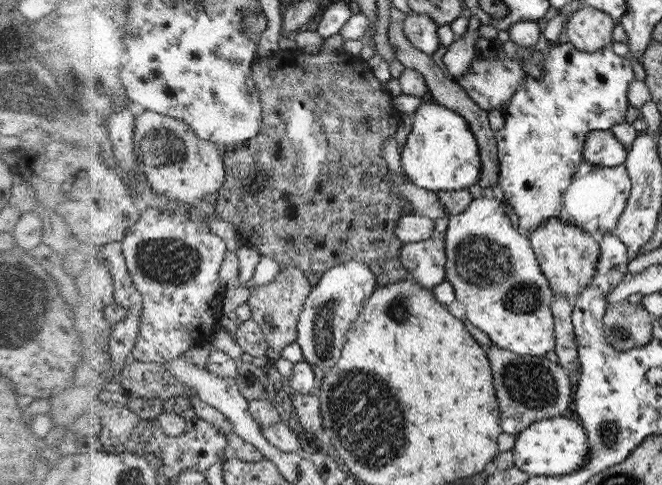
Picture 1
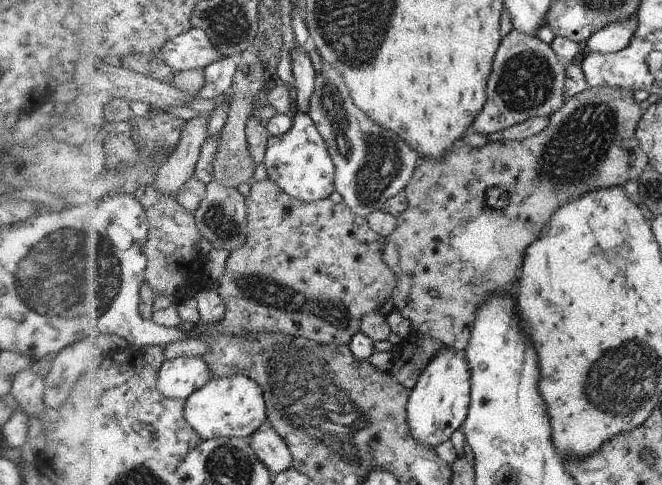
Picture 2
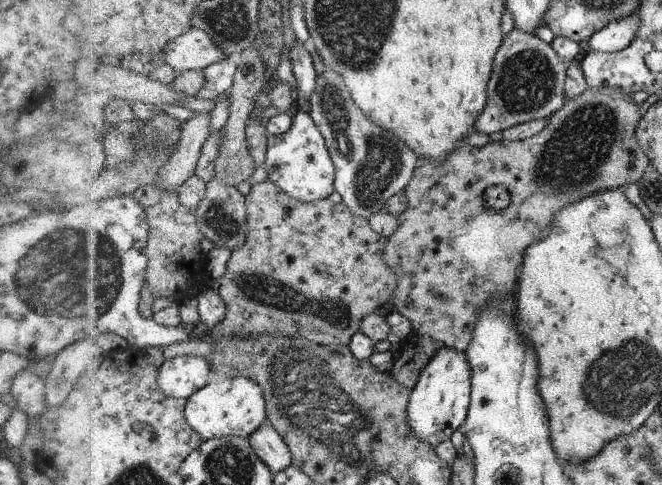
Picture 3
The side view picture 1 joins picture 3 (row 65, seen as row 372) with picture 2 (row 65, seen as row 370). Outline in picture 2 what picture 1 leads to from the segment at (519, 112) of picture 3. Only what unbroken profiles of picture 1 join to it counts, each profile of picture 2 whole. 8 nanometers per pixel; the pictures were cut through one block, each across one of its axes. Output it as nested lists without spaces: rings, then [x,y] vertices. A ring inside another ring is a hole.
[[[512,29],[498,47],[493,60],[493,74],[489,76],[488,98],[481,114],[474,119],[473,129],[479,134],[490,134],[506,130],[518,123],[534,117],[548,117],[564,104],[562,88],[564,70],[567,69],[558,59],[557,53],[536,35]]]

